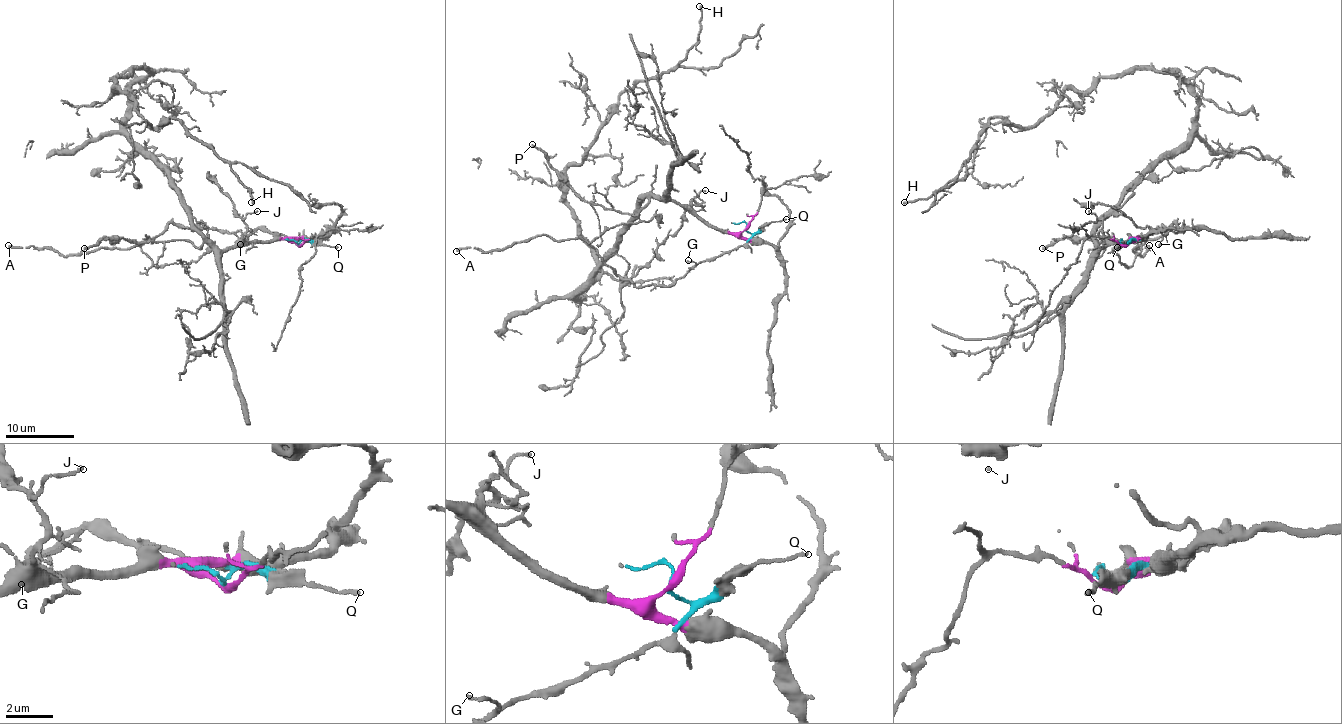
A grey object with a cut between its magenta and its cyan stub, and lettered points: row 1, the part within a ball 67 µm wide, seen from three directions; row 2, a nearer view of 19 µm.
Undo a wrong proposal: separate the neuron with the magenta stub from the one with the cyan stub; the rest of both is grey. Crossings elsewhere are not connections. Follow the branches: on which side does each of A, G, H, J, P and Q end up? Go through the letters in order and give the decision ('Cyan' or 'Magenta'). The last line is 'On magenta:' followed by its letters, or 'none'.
A: Cyan
G: Cyan
H: Magenta
J: Magenta
P: Magenta
Q: Cyan
On magenta: H, J, P

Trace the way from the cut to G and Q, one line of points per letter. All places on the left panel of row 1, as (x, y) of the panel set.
G: (297, 245), (304, 240), (263, 229), (254, 229), (239, 245)
Q: (297, 245), (302, 240), (311, 240), (338, 246)

